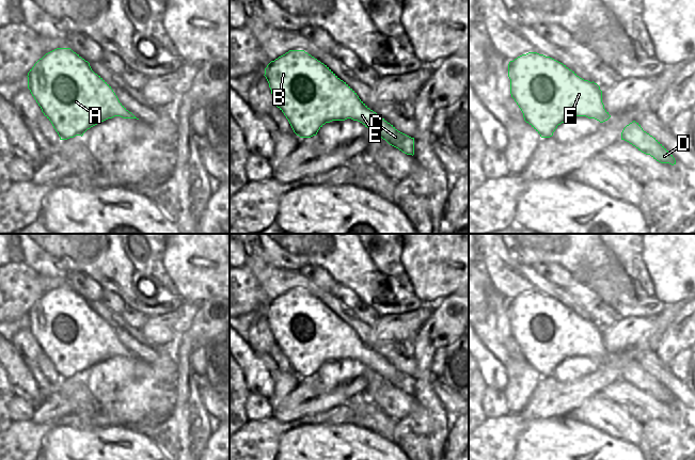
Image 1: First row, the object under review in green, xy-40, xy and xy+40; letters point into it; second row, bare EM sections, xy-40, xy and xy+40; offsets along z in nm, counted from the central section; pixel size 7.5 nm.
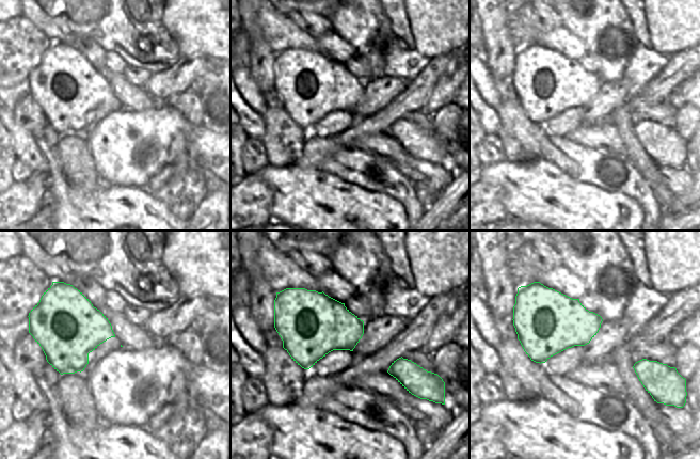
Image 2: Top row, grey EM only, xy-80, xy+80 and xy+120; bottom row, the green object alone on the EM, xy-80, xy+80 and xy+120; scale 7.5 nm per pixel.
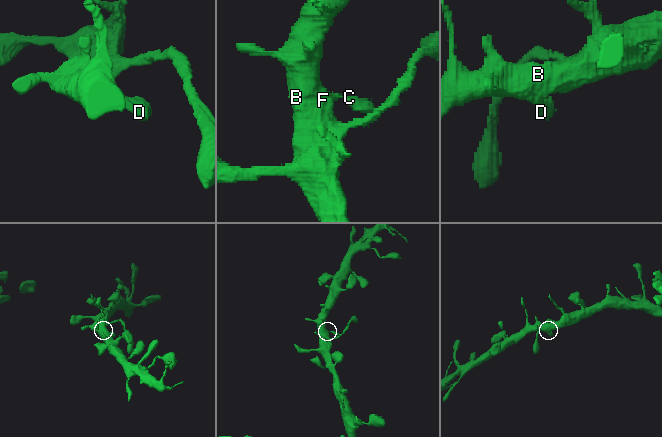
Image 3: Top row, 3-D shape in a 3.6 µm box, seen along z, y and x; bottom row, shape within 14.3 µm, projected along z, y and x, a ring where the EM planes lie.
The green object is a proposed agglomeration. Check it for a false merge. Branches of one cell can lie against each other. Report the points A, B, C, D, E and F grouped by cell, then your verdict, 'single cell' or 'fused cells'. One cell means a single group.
A B C D E F; single cell

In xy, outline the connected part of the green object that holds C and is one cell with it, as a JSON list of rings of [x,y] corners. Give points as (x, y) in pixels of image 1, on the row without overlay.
[[[289,289],[271,300],[265,307],[264,315],[269,322],[275,345],[284,352],[294,371],[300,377],[316,375],[326,362],[351,358],[362,362],[402,392],[414,394],[414,377],[398,370],[370,349],[346,321],[304,289]]]

